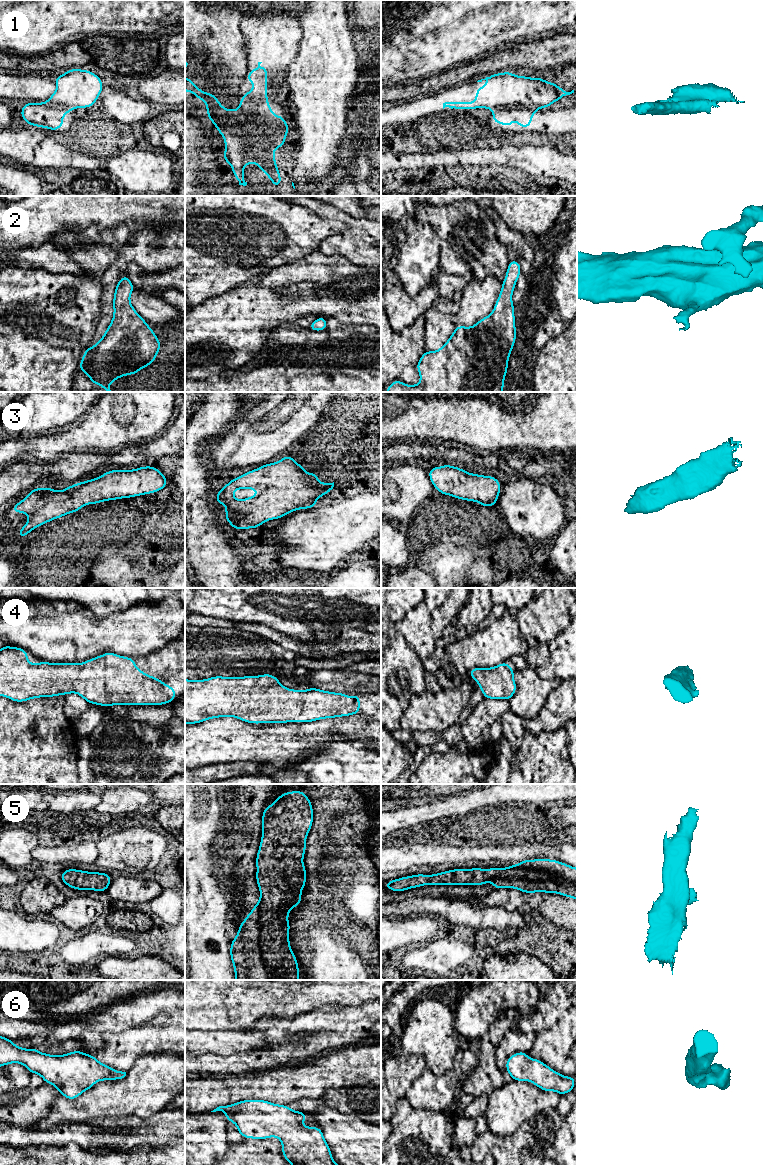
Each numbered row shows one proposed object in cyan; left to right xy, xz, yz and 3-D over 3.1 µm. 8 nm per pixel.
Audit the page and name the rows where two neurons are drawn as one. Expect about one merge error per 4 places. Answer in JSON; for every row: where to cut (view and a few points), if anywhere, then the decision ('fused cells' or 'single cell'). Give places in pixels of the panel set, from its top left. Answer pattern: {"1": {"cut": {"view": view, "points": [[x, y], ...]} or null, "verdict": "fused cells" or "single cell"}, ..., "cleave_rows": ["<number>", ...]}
{"1": {"cut": {"view": "xz", "points": [[239, 107], [253, 119], [258, 131], [251, 145], [253, 161]]}, "verdict": "fused cells"}, "2": {"cut": null, "verdict": "single cell"}, "3": {"cut": null, "verdict": "single cell"}, "4": {"cut": null, "verdict": "single cell"}, "5": {"cut": null, "verdict": "single cell"}, "6": {"cut": null, "verdict": "single cell"}, "cleave_rows": ["1"]}

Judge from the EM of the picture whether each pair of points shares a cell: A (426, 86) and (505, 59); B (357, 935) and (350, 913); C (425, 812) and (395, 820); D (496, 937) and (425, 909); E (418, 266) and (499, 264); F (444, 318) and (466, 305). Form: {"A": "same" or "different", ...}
{"A": "same", "B": "same", "C": "same", "D": "different", "E": "different", "F": "different"}

